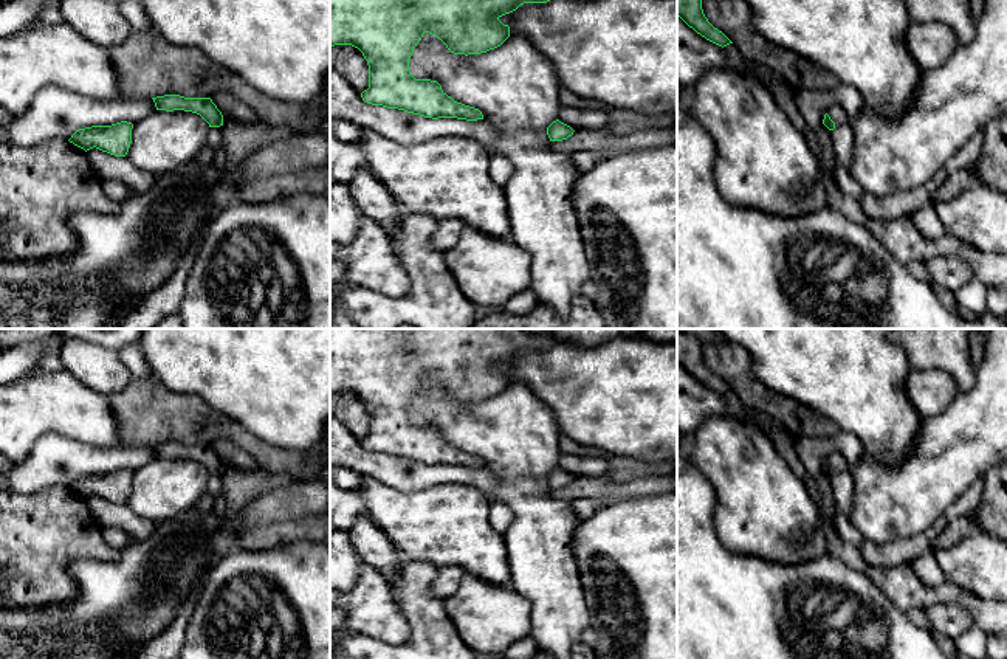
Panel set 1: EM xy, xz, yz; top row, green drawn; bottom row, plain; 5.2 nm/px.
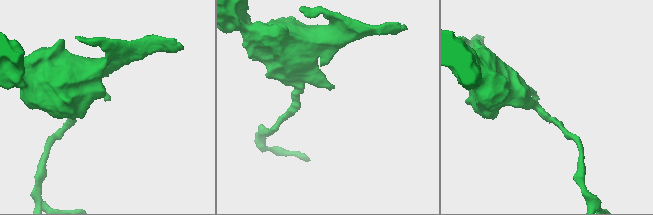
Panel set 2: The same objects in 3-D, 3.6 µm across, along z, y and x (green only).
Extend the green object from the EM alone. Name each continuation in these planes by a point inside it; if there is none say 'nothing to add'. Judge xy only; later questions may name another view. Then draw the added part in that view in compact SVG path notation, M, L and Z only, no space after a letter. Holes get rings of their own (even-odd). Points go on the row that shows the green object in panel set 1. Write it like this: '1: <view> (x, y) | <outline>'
nothing to add

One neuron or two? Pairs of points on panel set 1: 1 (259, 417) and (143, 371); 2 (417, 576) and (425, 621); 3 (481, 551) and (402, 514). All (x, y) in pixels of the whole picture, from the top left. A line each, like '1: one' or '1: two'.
1: two
2: one
3: one

